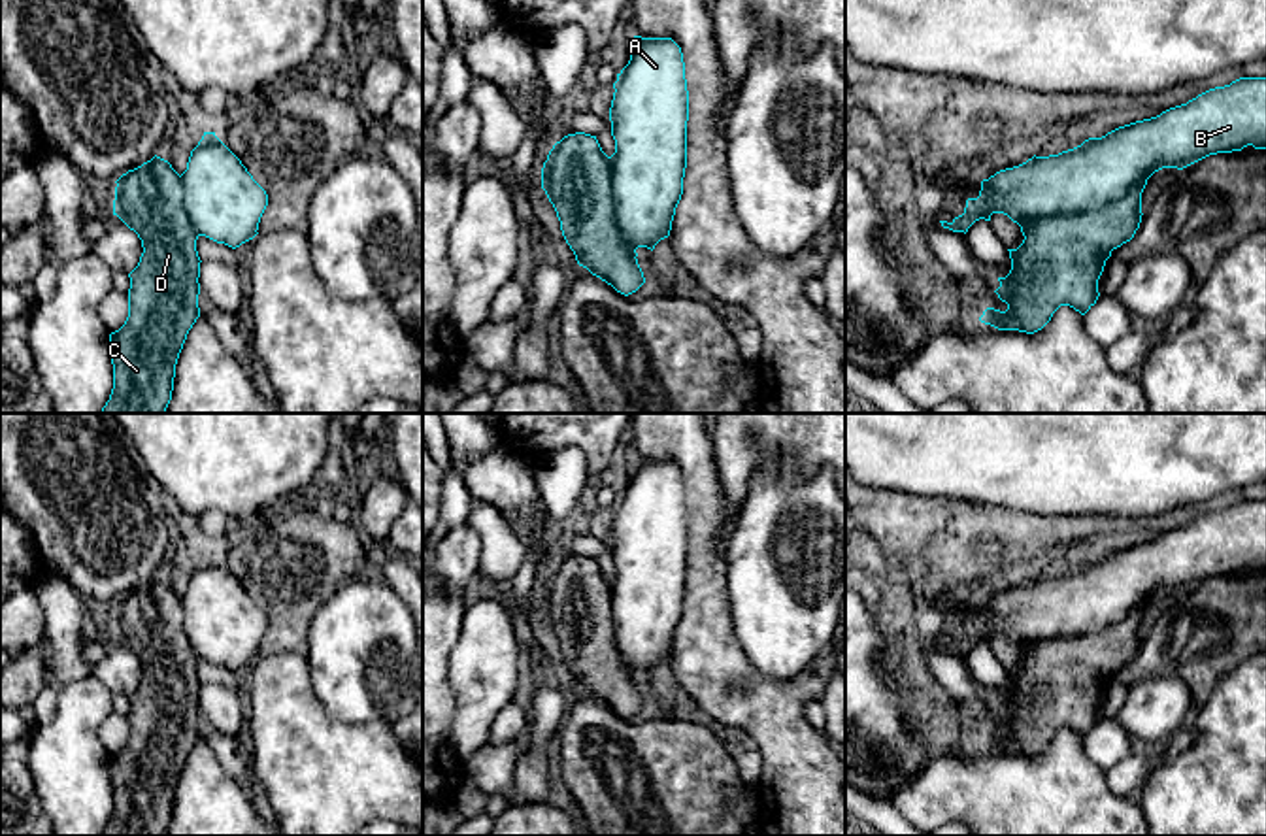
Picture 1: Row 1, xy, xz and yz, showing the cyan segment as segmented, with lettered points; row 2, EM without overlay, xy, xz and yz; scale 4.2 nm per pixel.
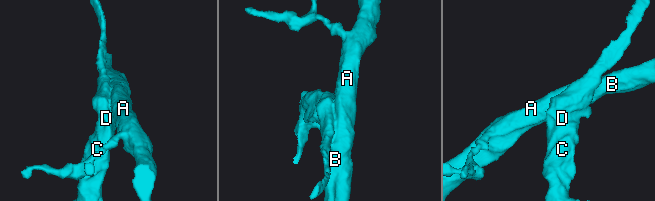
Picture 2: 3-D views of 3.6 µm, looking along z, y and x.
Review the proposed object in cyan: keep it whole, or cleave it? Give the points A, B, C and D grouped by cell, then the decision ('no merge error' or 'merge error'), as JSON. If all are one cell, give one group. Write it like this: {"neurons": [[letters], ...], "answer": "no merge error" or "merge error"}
{"neurons": [["A", "B"], ["C", "D"]], "answer": "merge error"}

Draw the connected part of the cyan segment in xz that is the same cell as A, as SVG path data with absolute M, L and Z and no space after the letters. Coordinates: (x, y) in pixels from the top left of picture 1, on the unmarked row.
M634 459L630 483L617 496L613 511L615 515L609 530L611 559L615 562L615 576L609 579L611 611L621 659L632 672L634 679L638 679L638 670L653 674L660 662L670 659L675 630L683 617L683 600L687 591L689 513L681 470L672 460Z

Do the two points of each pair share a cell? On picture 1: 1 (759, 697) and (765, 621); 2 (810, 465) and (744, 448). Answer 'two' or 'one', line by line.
1: two
2: one

